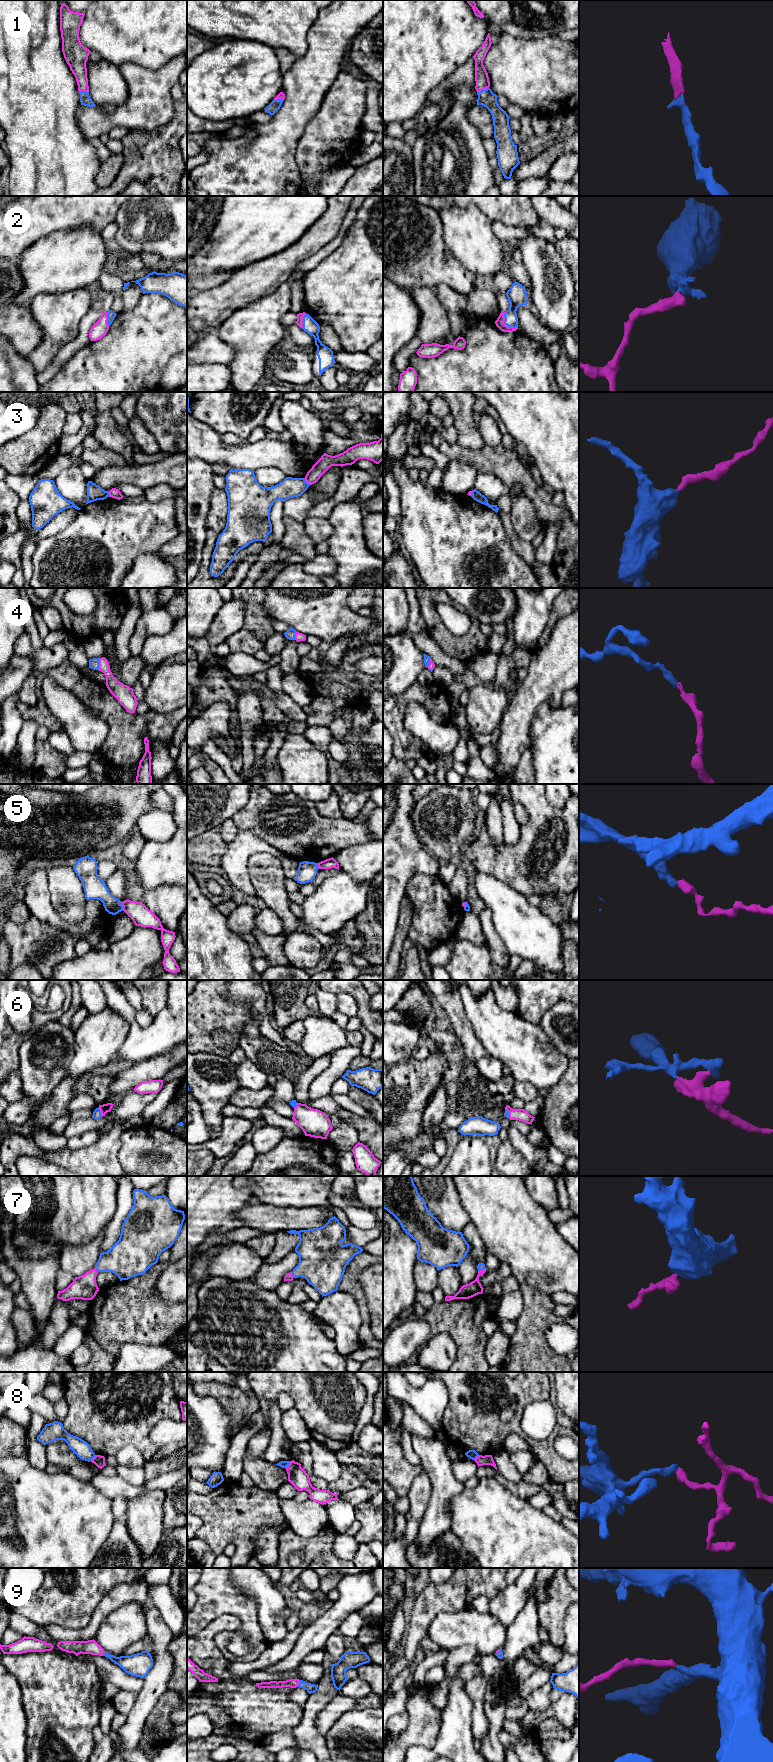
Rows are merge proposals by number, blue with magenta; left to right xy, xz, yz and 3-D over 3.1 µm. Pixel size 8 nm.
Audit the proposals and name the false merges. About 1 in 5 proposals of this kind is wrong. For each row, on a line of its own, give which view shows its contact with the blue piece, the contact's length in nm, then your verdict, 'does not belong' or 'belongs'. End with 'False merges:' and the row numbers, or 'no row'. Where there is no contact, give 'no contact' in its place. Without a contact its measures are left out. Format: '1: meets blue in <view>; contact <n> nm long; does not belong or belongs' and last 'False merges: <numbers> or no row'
1: meets blue in yz; contact 110 nm long; belongs
2: meets blue in yz; contact 170 nm long; belongs
3: meets blue in xz; contact 80 nm long; does not belong
4: meets blue in xy; contact 100 nm long; belongs
5: meets blue in xy; contact 70 nm long; does not belong
6: meets blue in xy; contact 80 nm long; belongs
7: meets blue in xz; contact 50 nm long; belongs
8: meets blue in xz; contact 80 nm long; does not belong
9: meets blue in xz; contact 60 nm long; belongs
False merges: 3, 5, 8

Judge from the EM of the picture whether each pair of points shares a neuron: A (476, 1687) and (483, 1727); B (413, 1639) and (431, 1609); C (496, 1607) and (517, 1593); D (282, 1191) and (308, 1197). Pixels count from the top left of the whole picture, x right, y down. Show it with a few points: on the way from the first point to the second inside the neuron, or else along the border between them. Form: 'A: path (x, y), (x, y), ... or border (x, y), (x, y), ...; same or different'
A: path (477, 1697), (479, 1717); same
B: path (416, 1632), (420, 1620), (424, 1616); same
C: path (501, 1607), (512, 1598); same
D: path (288, 1191), (302, 1191); same

